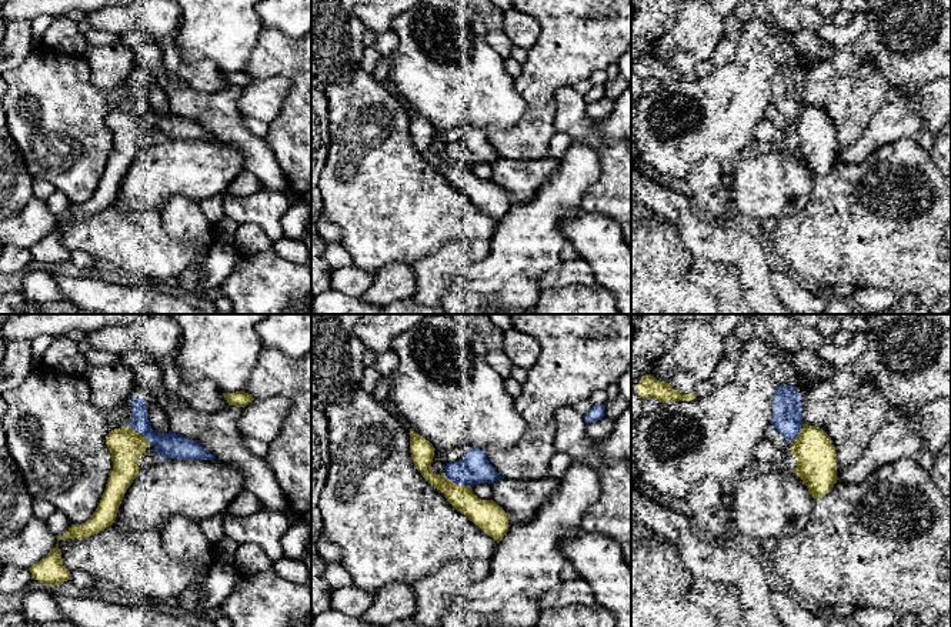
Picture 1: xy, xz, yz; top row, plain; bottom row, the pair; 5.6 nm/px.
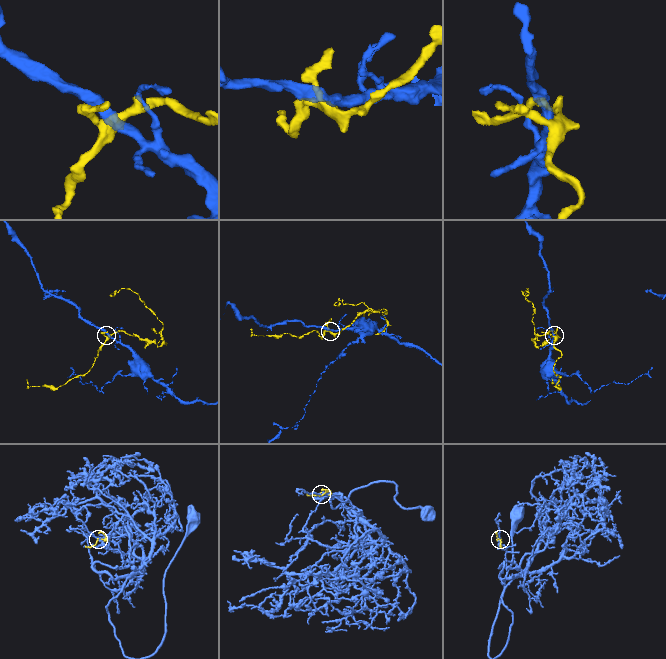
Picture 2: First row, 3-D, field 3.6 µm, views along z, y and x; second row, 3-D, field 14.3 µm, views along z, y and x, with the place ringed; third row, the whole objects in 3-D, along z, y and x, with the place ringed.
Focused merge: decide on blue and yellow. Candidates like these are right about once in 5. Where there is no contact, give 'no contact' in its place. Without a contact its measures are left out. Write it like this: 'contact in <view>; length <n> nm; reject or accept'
contact in xz; length 170 nm; reject

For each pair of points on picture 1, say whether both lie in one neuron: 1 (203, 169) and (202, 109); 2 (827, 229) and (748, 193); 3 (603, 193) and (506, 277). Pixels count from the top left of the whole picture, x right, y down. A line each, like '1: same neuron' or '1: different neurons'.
1: different neurons
2: different neurons
3: different neurons

